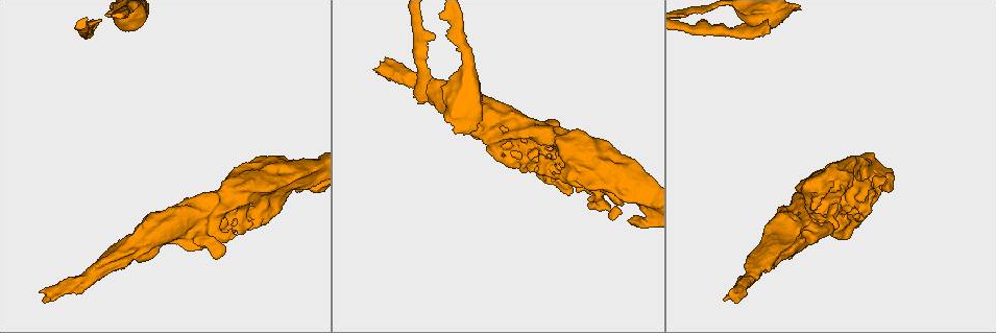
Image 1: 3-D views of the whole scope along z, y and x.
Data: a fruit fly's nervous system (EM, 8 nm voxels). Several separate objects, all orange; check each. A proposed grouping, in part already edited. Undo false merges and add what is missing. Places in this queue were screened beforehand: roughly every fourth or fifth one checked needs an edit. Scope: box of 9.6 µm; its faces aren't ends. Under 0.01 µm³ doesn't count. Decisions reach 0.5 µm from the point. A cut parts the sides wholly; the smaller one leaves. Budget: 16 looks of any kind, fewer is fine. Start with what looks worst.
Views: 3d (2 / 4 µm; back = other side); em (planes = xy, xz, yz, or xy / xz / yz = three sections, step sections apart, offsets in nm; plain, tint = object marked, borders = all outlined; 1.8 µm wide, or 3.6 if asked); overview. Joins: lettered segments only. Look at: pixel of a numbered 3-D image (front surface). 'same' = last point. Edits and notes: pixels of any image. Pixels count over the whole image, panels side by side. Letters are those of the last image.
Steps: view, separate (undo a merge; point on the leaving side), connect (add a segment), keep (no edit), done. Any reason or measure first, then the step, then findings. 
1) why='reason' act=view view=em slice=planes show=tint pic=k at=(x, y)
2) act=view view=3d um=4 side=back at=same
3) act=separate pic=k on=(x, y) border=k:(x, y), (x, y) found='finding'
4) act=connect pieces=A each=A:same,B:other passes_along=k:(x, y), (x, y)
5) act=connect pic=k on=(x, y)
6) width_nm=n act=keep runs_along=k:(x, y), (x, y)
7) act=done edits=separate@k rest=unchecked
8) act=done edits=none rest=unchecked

why='branch stops here' act=view view=em um=3.6 slice=xy step=4 show=borders pic=1 at=(768, 20)

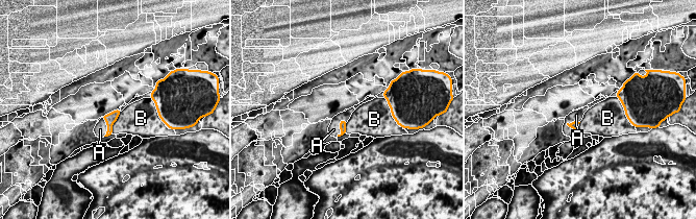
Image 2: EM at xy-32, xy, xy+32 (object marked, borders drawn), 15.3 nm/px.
act=view view=em um=3.6 slice=planes show=borders at=same

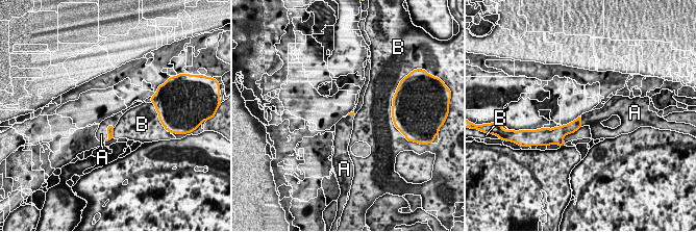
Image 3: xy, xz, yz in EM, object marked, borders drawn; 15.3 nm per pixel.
act=connect pieces=A each=A:same,B:other passes_along=3:(109, 129), (107, 133), (101, 134) found='it goes on there'

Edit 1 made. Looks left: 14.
why='an open end' act=view view=em slice=yz step=16 show=tint pic=1 at=(433, 36)

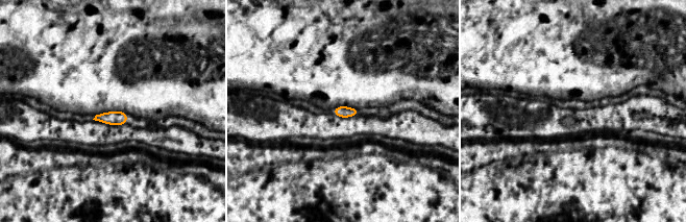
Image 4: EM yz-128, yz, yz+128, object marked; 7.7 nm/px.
why='cut it another way' act=view view=em slice=xy step=4 show=borders at=same

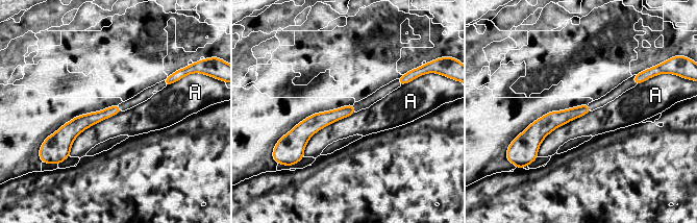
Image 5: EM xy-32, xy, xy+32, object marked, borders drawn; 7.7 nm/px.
longest_contact=A:550nm act=keep each=A:other border=5:(590, 110), (553, 129), (537, 155) found='none of them fits'

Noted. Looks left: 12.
why='redraw' act=view view=overview

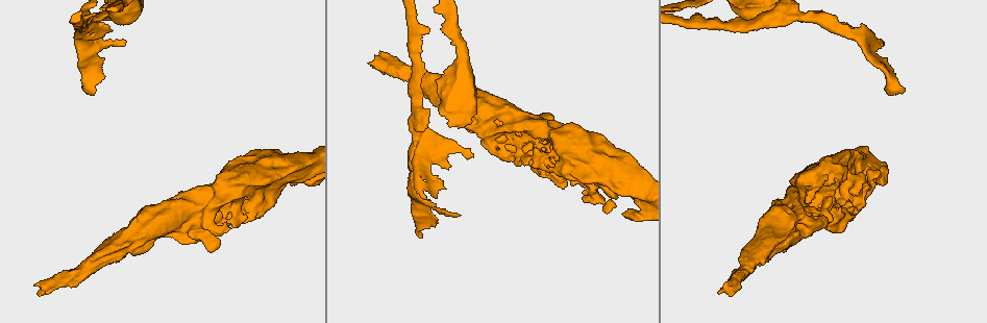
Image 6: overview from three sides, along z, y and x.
why='closes a loop' act=view view=em um=3.6 slice=planes show=borders pic=6 at=(180, 220)

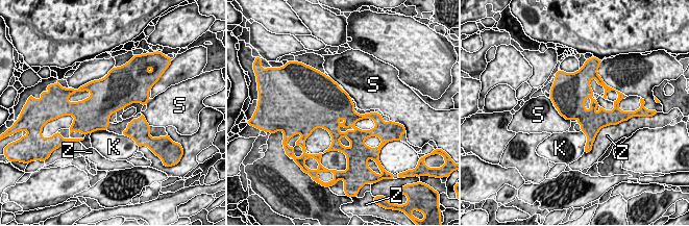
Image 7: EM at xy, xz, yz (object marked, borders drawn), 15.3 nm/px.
act=keep each=K:other,S:other,Z:other border=7:(557, 110), (570, 121) found='continuous, no second cell'

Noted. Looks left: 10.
why='two arms in line, one across' act=view view=em slice=yz step=16 show=tint pic=6 at=(636, 189)

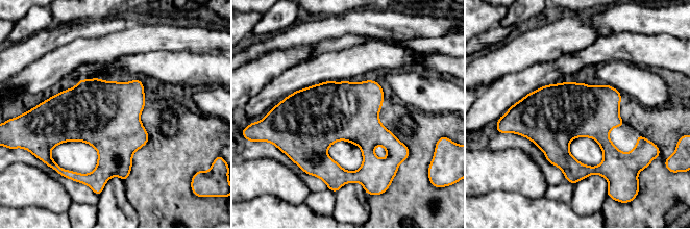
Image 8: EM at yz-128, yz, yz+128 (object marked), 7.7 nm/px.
act=view view=em slice=planes show=borders at=same

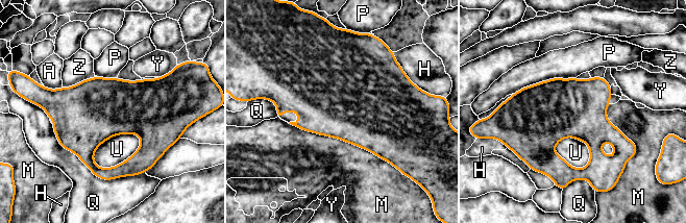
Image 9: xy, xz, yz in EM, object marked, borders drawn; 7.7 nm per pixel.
width_nm=460 act=keep each=A:other,H:other,M:other,P:other,Q:other,U:other,Y:other,Z:other found='one cell here'

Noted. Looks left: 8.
why='calibre changes' act=view view=em um=3.6 slice=planes show=borders pic=6 at=(813, 191)

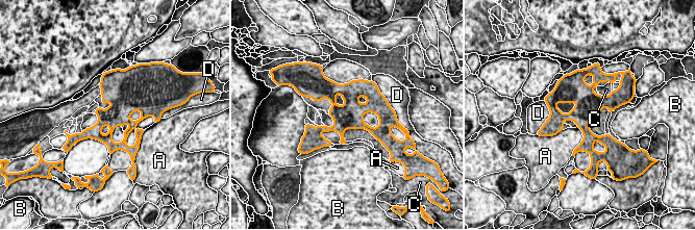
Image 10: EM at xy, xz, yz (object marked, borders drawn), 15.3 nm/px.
act=keep each=A:other,B:other,C:other,D:other border=10:(120, 125), (112, 136), (116, 144) found='one cell here'

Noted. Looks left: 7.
act=view view=3d um=2 pic=6 at=(48, 293)

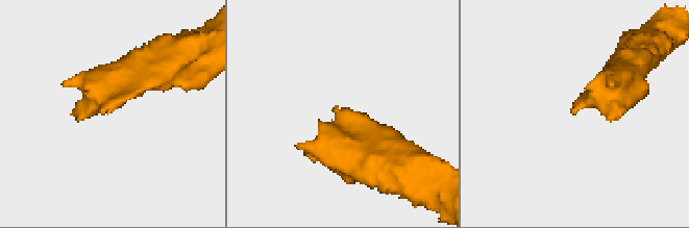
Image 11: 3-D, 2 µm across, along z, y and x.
why='now the EM' act=view view=em um=3.6 slice=planes show=tint pic=11 at=(104, 111)

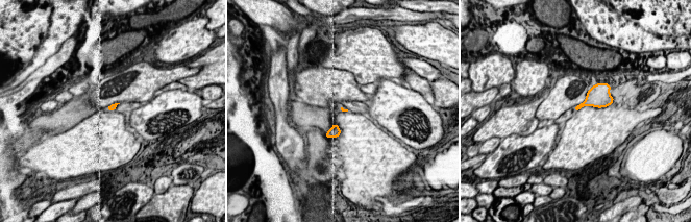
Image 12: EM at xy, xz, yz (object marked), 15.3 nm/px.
why='see the neighbours' act=view view=em um=3.6 slice=planes show=borders at=same

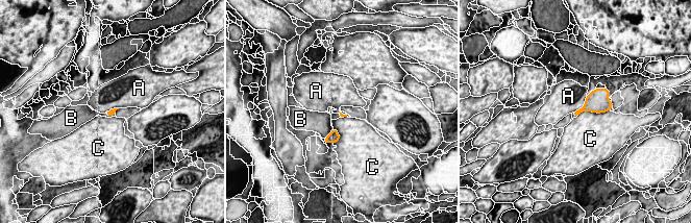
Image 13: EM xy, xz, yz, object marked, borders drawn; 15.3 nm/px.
act=connect pieces=B each=A:other,B:same,C:other found='it goes on there'

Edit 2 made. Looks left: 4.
act=done edits=connect@3,connect@13 rest=unchecked

